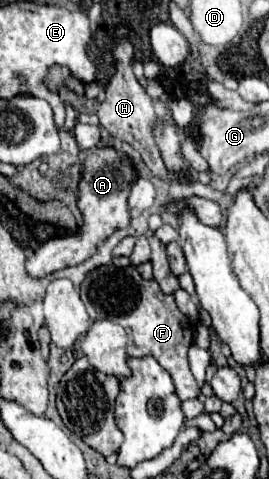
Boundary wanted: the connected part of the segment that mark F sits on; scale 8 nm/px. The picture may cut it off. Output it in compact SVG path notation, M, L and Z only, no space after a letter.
M106 265L106 267L98 267L86 275L86 279L82 281L82 287L80 287L80 297L82 297L82 303L86 305L90 319L110 319L114 323L120 323L126 329L126 333L128 333L128 357L154 357L174 379L178 397L182 401L198 397L198 385L196 385L192 371L190 371L190 365L188 365L188 347L192 345L192 333L194 333L192 325L190 325L188 317L178 311L174 297L162 295L156 281L144 281L136 267L118 269L114 265Z

